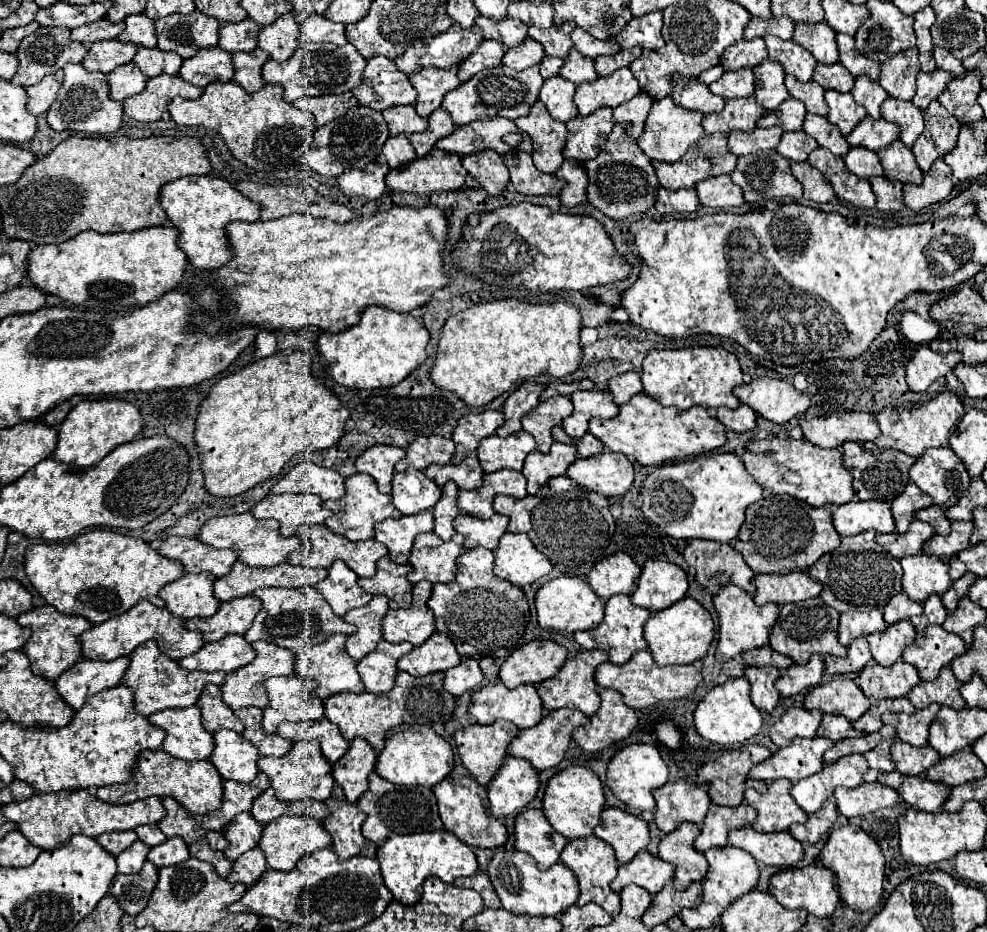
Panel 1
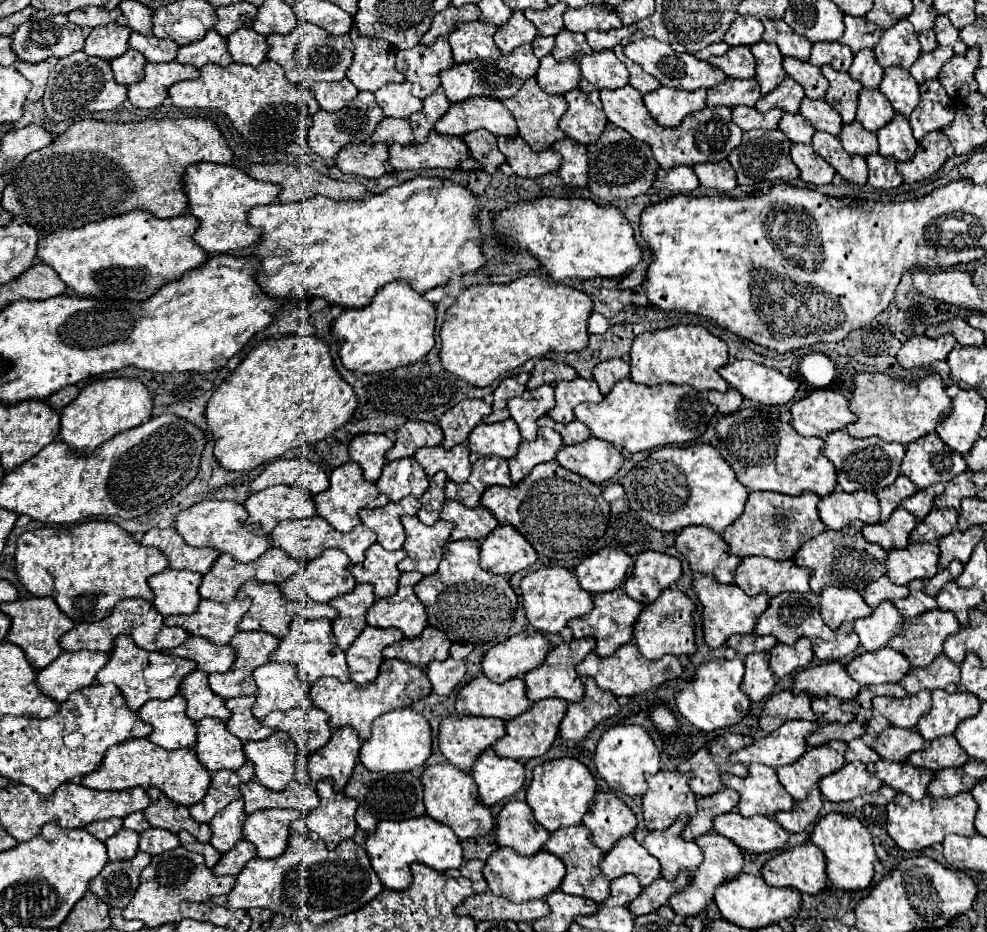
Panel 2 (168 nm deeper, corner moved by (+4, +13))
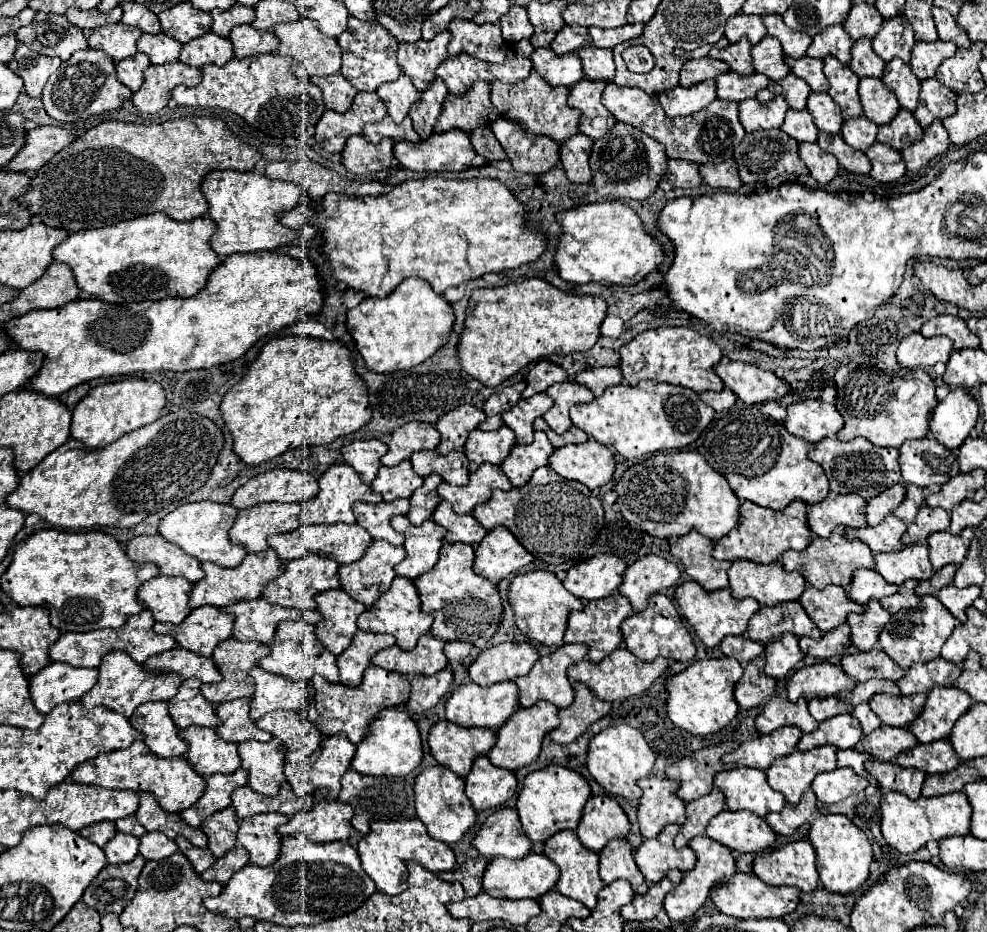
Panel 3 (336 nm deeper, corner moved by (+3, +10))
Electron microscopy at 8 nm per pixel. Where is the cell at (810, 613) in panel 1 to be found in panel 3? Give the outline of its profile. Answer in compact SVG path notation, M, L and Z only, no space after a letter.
M789 601L777 607L761 607L759 613L755 613L749 619L749 629L747 629L749 639L761 643L771 643L775 639L781 639L783 633L787 631L797 637L811 637L811 639L823 637L817 625L811 623L811 617L805 615L805 609L799 601Z

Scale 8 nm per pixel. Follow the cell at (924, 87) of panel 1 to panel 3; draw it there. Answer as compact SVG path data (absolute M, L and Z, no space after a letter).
M917 41L915 43L915 51L911 53L911 69L921 81L925 81L929 77L935 77L937 67L947 57L951 57L955 53L957 53L955 43L945 43L945 41L925 43L925 41Z

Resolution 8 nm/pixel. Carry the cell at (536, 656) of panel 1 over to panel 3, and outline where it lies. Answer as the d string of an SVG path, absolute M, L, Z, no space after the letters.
M507 641L485 649L471 663L469 677L481 687L489 687L501 681L513 681L515 677L527 675L537 659L539 659L539 651L533 643Z

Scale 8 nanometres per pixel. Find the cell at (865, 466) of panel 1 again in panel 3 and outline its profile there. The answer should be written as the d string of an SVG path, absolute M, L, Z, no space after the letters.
M827 437L815 445L815 451L809 453L809 459L819 463L831 483L831 493L857 493L863 499L873 499L881 491L897 485L901 481L899 471L899 449L875 447L871 441L857 437L853 441L841 441L837 437Z

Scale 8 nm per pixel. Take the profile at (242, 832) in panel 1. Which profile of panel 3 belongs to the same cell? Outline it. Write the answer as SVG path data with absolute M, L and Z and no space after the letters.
M227 807L223 811L217 811L215 815L207 817L201 825L201 829L205 831L205 835L209 837L209 845L207 849L215 855L221 857L223 853L227 853L229 849L235 847L237 841L237 829L239 829L239 821L235 815L233 807Z

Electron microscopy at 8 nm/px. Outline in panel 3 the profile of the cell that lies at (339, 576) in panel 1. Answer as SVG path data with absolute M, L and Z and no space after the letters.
M303 555L295 561L287 561L285 563L285 573L281 577L277 577L275 581L271 581L265 591L263 591L263 599L267 599L269 603L281 605L281 607L295 607L295 609L315 609L315 595L329 591L329 589L339 589L341 581L339 581L339 563L325 557L325 555Z

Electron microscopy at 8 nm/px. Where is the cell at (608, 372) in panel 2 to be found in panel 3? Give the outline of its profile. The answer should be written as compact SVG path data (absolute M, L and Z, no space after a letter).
M597 367L597 369L585 369L577 373L575 381L587 385L595 397L601 397L607 387L623 383L623 375L619 367Z

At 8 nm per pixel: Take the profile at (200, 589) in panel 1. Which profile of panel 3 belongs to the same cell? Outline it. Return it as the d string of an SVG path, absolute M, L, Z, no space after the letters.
M157 575L155 579L147 581L139 589L139 601L151 609L157 621L167 623L181 623L189 613L189 593L193 583L183 577L165 577Z

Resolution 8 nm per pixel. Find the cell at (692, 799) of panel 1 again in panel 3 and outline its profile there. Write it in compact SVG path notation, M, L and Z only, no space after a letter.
M645 777L639 781L639 787L643 789L643 797L639 799L639 809L637 809L637 817L639 817L639 827L641 827L641 835L643 837L657 837L665 825L677 823L683 825L687 821L687 811L685 811L685 803L677 797L679 791L679 781L673 779L659 779L659 777Z

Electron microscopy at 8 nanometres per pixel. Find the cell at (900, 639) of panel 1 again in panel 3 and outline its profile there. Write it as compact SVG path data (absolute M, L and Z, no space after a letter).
M879 601L867 603L867 611L863 615L851 613L847 617L847 623L851 627L851 643L859 651L871 651L879 641L879 635L883 627L889 623L889 619L889 611L885 611Z

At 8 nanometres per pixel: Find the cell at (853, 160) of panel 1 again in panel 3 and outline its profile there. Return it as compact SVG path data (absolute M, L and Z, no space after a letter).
M857 117L857 119L847 119L843 123L841 129L843 141L847 145L851 145L855 151L867 151L877 137L877 125L865 117Z

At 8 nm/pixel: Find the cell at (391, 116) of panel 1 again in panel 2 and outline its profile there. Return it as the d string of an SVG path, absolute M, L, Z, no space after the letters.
M386 84L376 92L376 102L382 106L384 116L390 118L408 118L410 114L422 110L422 100L414 98L410 92L412 84Z

